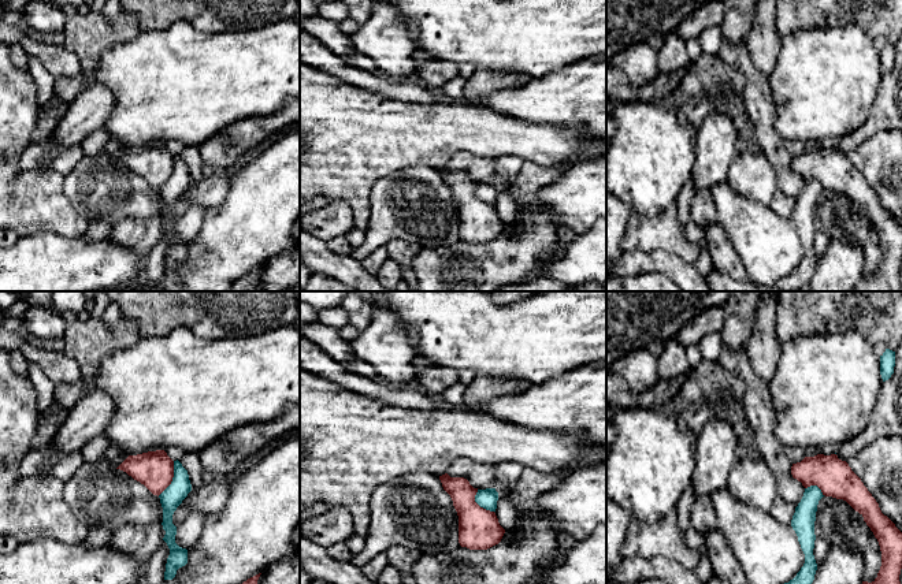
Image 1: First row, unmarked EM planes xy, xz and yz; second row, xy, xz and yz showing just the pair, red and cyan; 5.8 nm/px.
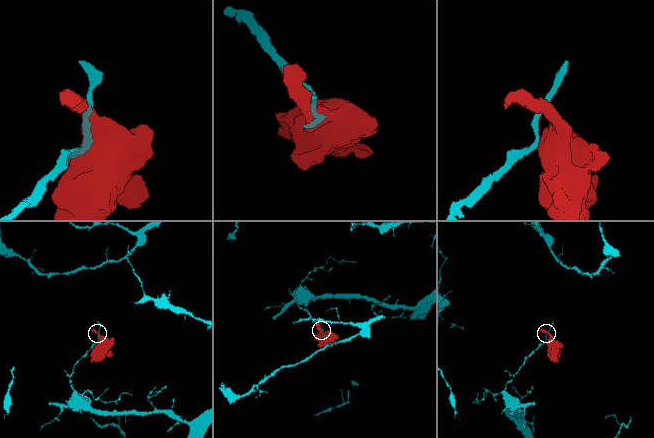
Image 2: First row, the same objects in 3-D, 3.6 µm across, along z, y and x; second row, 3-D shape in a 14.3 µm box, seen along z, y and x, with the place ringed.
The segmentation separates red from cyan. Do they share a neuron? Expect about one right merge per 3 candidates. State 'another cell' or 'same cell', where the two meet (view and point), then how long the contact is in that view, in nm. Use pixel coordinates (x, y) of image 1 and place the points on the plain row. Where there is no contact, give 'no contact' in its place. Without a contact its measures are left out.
another cell; meets red in xy at (171, 173); contact 220 nm long

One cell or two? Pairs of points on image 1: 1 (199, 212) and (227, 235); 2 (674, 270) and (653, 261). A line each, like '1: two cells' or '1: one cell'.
1: two cells
2: one cell

